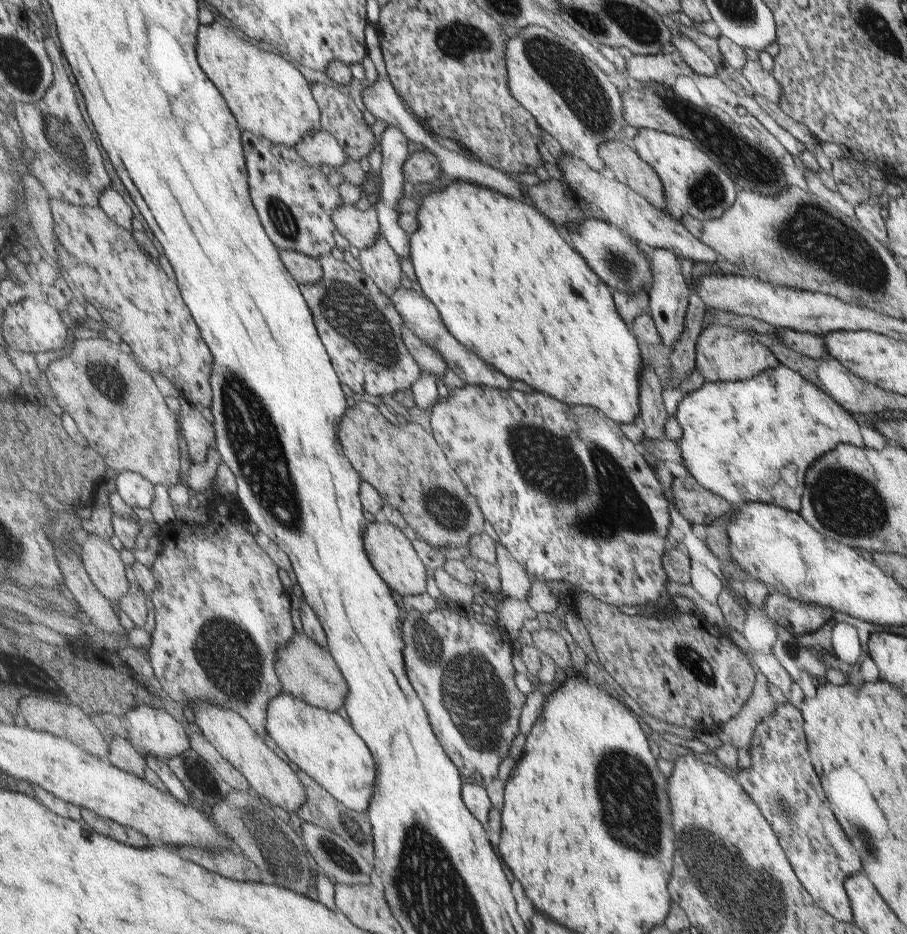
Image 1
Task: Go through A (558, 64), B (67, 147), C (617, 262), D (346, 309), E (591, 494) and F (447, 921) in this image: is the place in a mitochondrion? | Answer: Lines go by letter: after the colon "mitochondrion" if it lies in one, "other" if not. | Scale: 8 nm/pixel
A: mitochondrion
B: mitochondrion
C: mitochondrion
D: mitochondrion
E: mitochondrion
F: mitochondrion

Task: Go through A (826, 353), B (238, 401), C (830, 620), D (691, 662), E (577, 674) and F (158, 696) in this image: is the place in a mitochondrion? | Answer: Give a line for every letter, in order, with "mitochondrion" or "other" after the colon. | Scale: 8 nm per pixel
A: other
B: mitochondrion
C: other
D: mitochondrion
E: other
F: other

